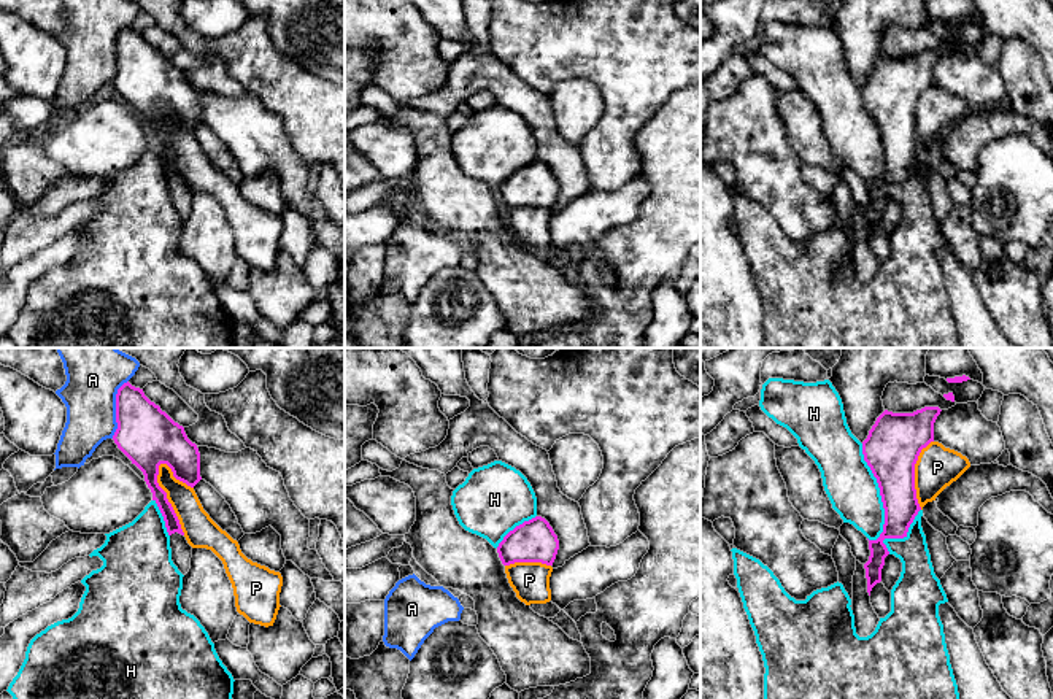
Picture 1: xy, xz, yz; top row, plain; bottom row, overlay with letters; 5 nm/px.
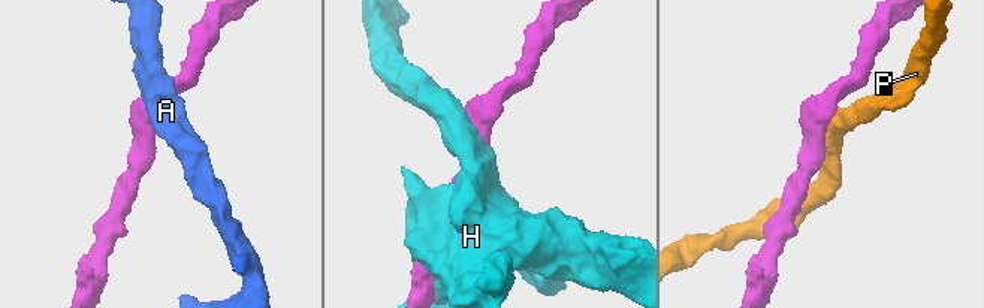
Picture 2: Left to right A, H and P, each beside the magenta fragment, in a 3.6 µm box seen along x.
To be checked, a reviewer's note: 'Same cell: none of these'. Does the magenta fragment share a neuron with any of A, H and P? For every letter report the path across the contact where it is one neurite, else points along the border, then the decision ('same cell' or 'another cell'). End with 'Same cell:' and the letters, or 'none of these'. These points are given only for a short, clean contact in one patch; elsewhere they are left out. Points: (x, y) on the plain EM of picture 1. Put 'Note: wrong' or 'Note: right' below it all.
A: border xy (127, 24), (116, 38), (116, 75), (111, 81); another cell
H: another cell
P: same cell
Same cell: P
Note: wrong

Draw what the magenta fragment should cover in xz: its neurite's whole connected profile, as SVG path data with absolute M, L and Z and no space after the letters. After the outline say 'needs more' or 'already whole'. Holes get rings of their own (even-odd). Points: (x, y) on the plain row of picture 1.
M542 160L516 170L499 187L508 227L526 249L551 245L550 221L557 194L557 180Z; needs more

